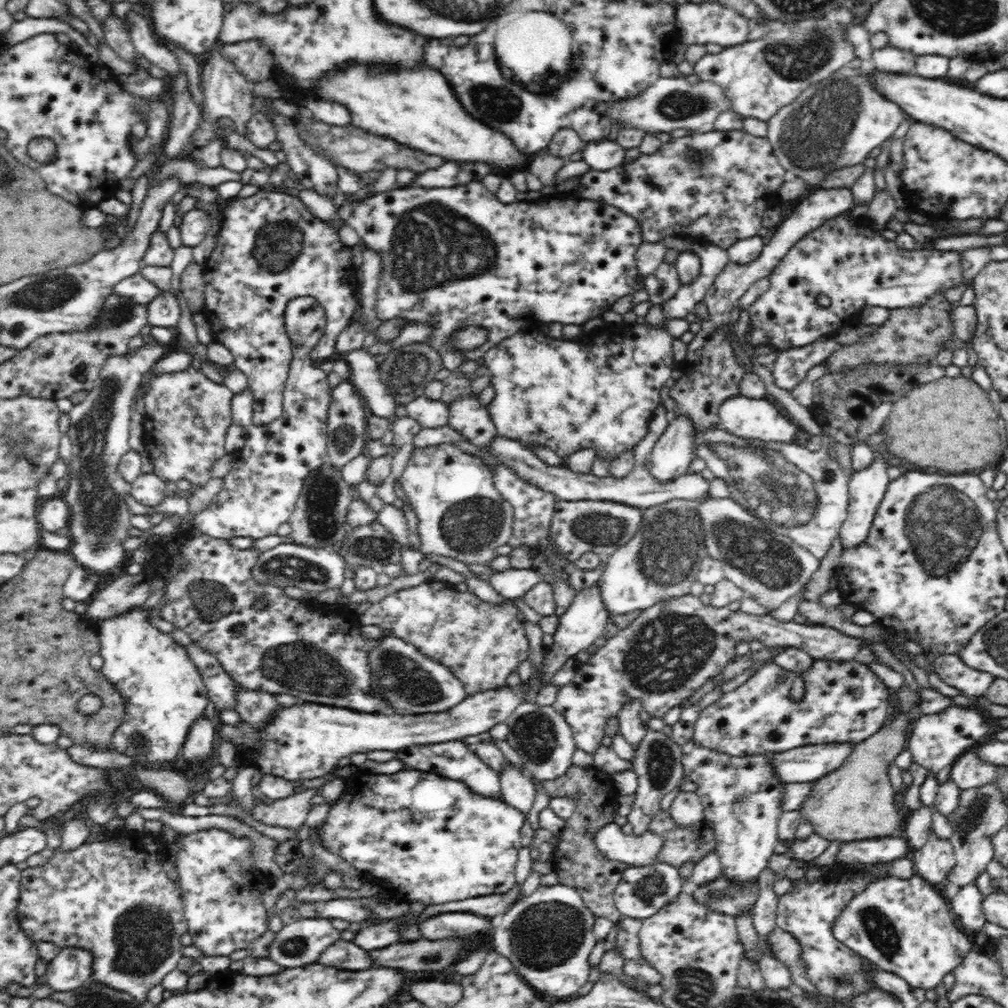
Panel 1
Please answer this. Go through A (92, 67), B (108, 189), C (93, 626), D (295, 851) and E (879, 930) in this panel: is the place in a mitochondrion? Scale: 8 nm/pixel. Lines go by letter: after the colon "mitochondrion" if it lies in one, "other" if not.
A: other
B: other
C: other
D: other
E: mitochondrion

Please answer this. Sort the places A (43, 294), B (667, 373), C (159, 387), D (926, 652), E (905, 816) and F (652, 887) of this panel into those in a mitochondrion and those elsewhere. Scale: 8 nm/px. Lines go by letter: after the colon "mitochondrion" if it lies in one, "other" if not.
A: mitochondrion
B: other
C: other
D: other
E: other
F: mitochondrion

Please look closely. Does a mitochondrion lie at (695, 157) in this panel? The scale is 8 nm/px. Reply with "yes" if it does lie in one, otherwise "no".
yes

